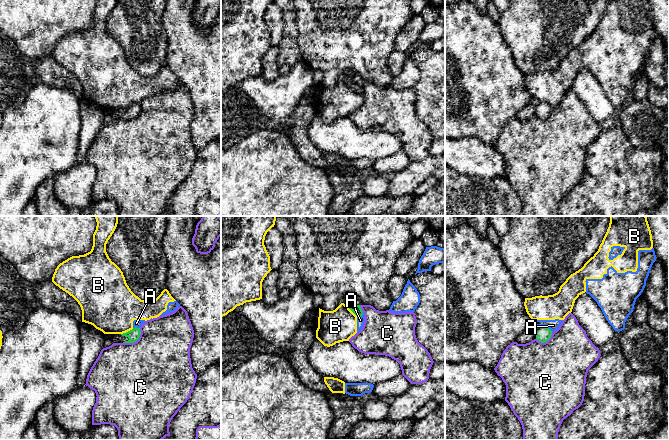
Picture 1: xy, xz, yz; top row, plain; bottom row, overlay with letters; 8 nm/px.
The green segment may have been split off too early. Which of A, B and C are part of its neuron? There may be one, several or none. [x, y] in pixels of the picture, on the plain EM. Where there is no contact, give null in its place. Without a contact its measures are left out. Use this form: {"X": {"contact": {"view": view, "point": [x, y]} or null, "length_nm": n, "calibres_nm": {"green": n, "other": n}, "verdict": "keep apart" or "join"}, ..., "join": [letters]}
{"A": {"contact": {"view": "yz", "point": [544, 102]}, "length_nm": 140, "calibres_nm": {"green": 120, "other": 90}, "verdict": "keep apart"}, "B": {"contact": {"view": "xy", "point": [128, 107]}, "length_nm": 120, "calibres_nm": {"green": 90, "other": 420}, "verdict": "keep apart"}, "C": {"contact": {"view": "xy", "point": [135, 117]}, "length_nm": 190, "calibres_nm": {"green": 90, "other": 500}, "verdict": "keep apart"}, "join": []}

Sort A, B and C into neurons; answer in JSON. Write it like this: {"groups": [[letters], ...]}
{"groups": [["A", "B"], ["C"]]}

